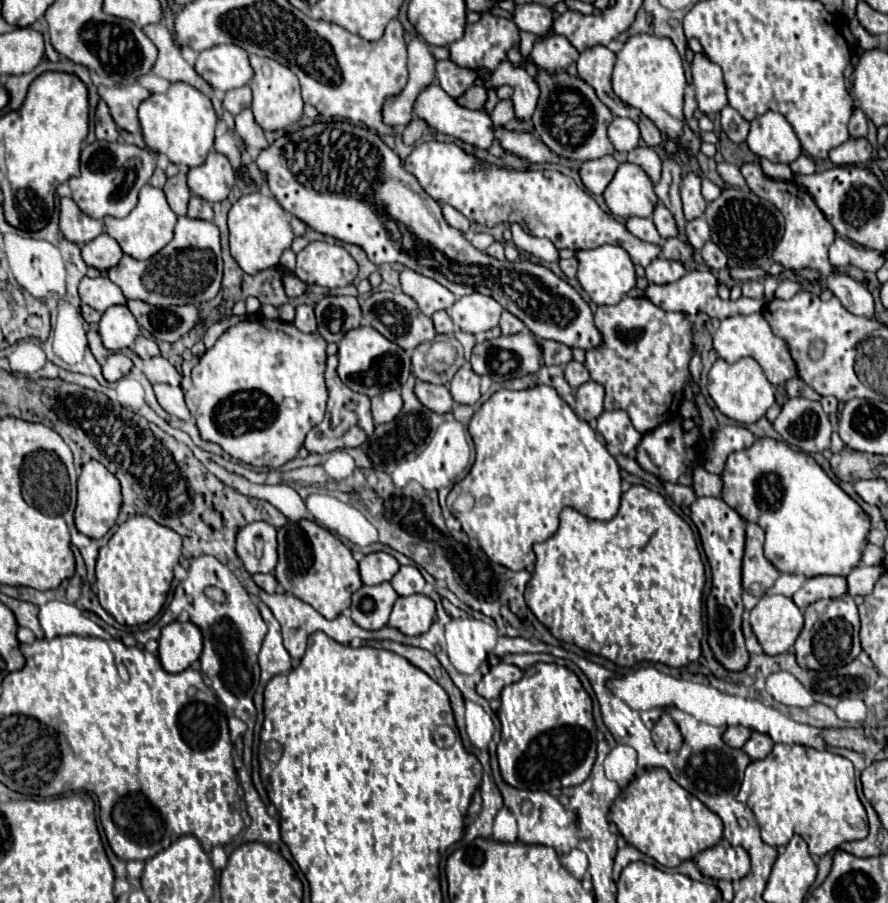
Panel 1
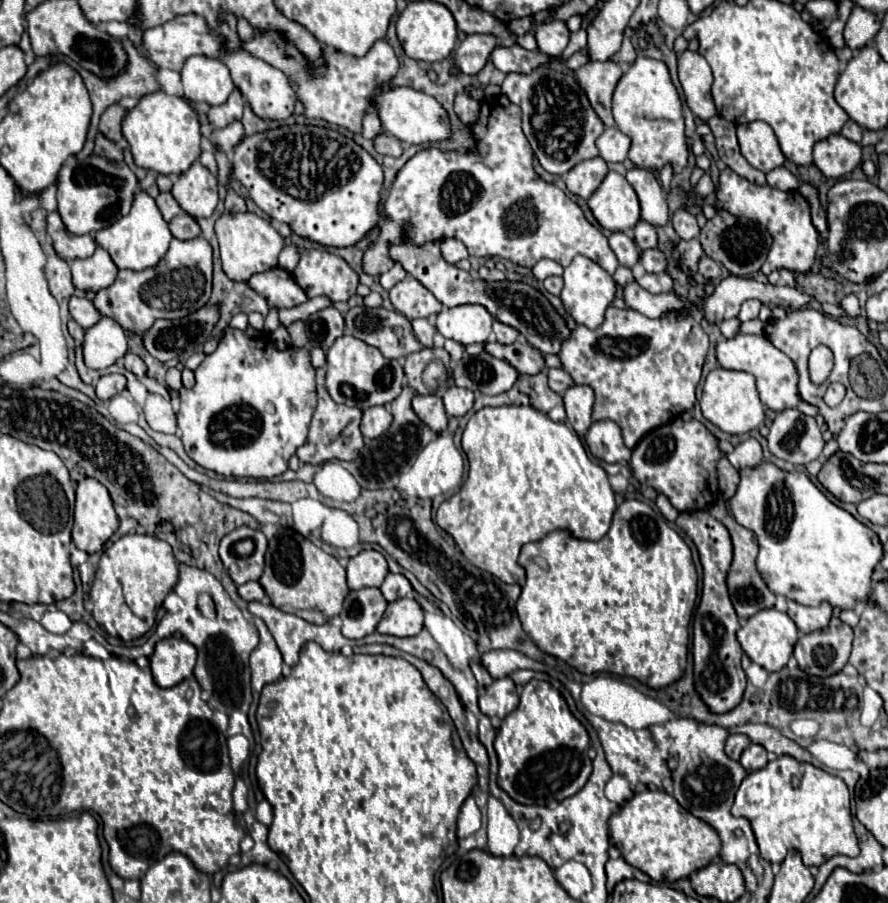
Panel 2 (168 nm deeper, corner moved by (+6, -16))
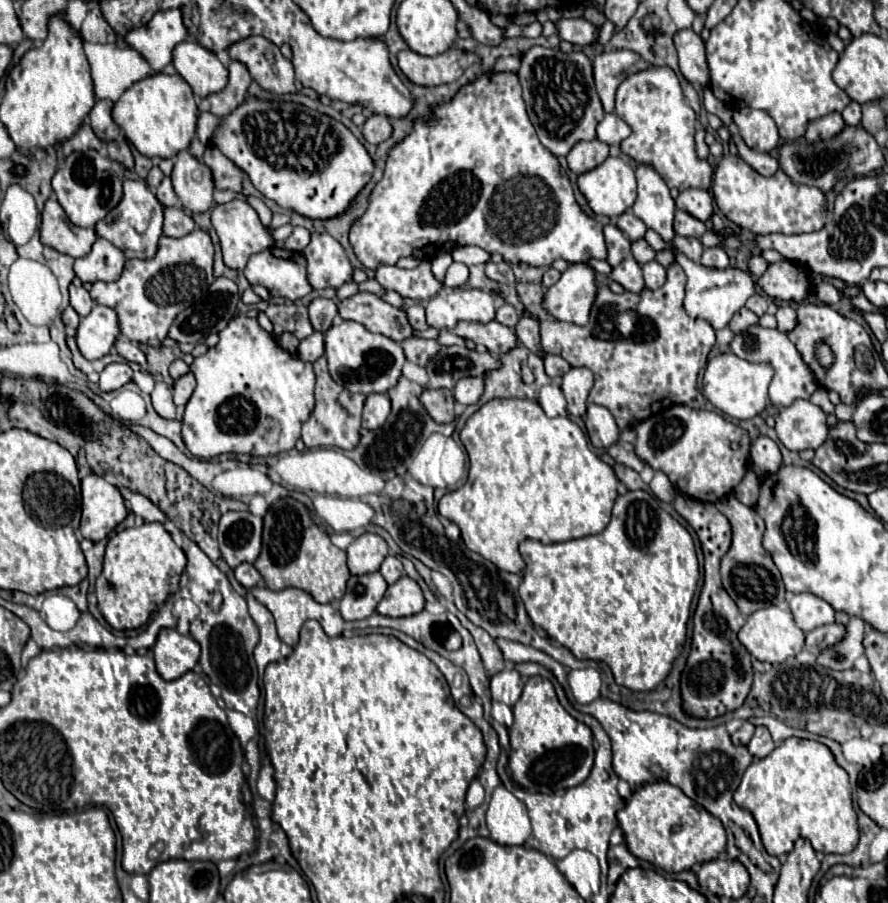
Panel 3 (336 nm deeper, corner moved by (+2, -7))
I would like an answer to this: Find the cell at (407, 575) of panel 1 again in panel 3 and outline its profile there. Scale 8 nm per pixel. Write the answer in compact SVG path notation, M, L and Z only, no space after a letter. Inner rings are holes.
M387 555L385 561L383 561L383 565L381 565L381 569L379 569L379 573L381 573L383 579L391 585L391 583L395 583L405 571L403 571L403 565L401 565L399 557L395 557L395 555Z

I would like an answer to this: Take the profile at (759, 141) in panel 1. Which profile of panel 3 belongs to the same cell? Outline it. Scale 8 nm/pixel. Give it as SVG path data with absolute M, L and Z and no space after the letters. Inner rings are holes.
M751 107L735 111L733 121L739 127L739 133L749 149L769 153L779 145L779 131L775 121L765 113Z

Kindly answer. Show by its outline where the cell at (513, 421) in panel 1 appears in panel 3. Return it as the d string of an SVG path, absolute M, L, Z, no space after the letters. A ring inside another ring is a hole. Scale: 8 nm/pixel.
M491 399L489 403L485 403L479 411L475 411L463 431L461 431L461 441L467 449L467 455L469 455L469 477L467 477L467 483L457 489L457 491L451 491L447 493L445 497L441 497L439 501L439 513L457 523L459 529L461 529L461 538L468 549L483 555L487 561L495 563L499 569L503 571L509 571L509 573L521 573L525 569L525 561L522 557L517 557L517 547L523 539L531 537L531 539L539 539L541 543L549 545L549 543L561 543L561 541L571 541L571 539L579 539L579 537L587 537L587 535L595 535L595 533L601 533L609 519L611 519L611 509L613 509L613 503L617 499L617 475L613 471L613 467L609 467L607 463L603 463L591 449L589 449L589 443L587 443L587 437L583 435L583 431L569 419L569 417L555 417L555 419L549 419L543 409L539 407L537 401L529 401L529 399Z

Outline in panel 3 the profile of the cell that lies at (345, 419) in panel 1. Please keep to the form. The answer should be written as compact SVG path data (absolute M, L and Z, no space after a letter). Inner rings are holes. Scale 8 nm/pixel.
M319 357L313 363L317 385L315 385L315 409L309 421L303 425L303 441L309 449L313 447L339 447L339 449L355 449L359 445L359 429L361 429L361 409L365 403L363 393L351 393L343 385L335 383L327 371L327 359Z

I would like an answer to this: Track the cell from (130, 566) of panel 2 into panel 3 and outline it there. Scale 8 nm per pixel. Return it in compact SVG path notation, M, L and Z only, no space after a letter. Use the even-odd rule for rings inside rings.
M143 523L141 527L123 529L109 539L103 571L95 581L101 615L117 631L143 627L151 613L165 603L169 595L179 591L179 579L185 565L185 553L175 545L161 523Z

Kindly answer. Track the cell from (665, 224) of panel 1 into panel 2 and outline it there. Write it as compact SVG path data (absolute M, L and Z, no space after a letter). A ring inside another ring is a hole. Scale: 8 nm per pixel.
M641 220L635 226L633 236L635 236L635 242L641 250L649 250L649 248L657 246L657 228L653 224L649 224L647 220Z

